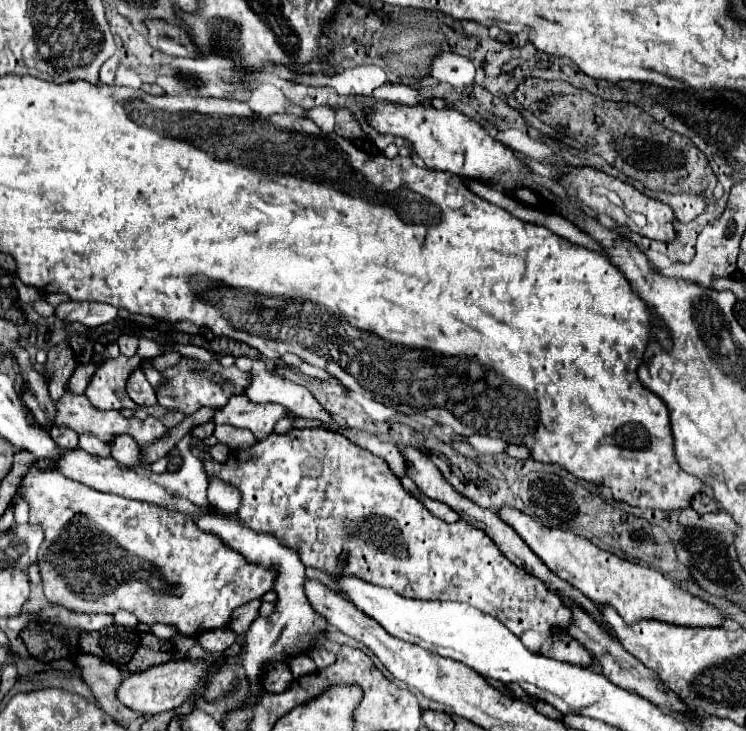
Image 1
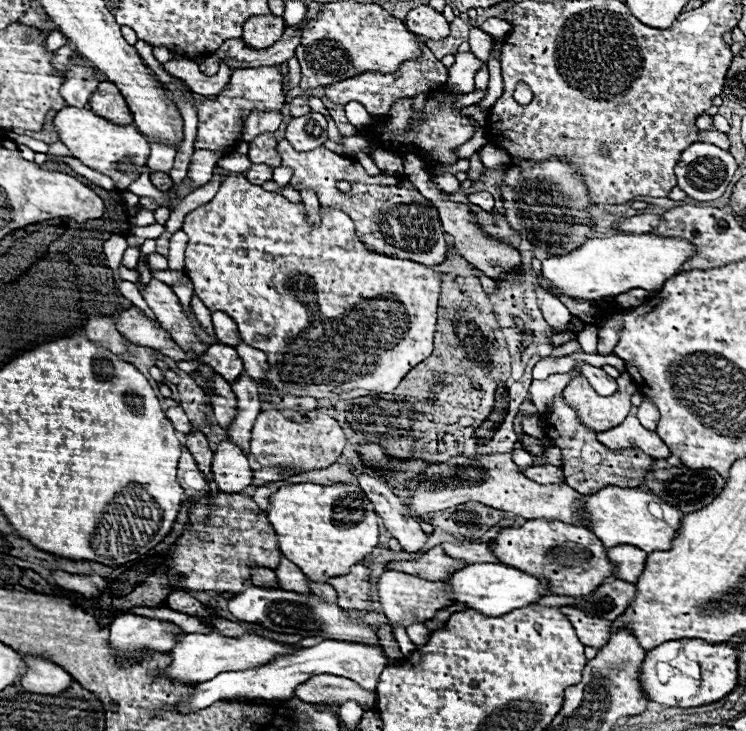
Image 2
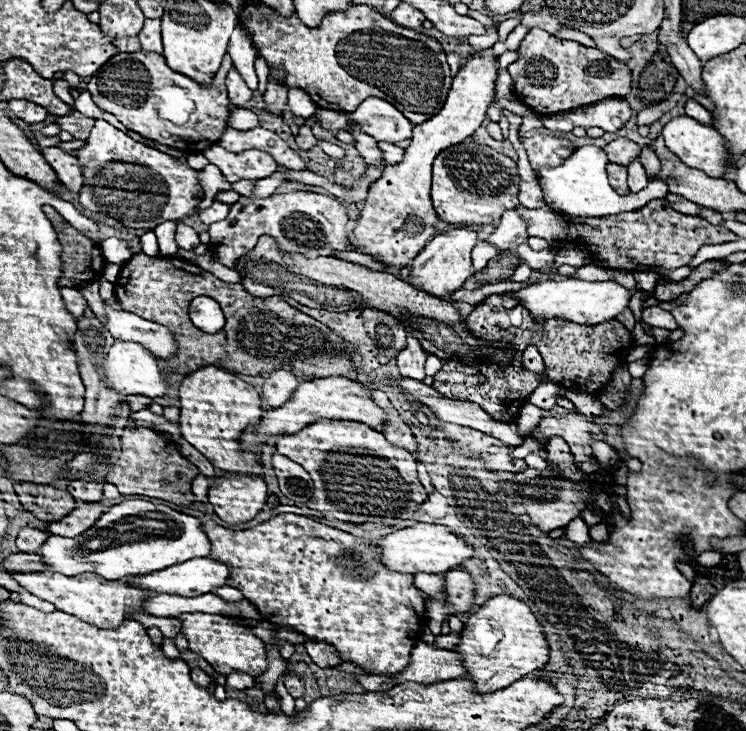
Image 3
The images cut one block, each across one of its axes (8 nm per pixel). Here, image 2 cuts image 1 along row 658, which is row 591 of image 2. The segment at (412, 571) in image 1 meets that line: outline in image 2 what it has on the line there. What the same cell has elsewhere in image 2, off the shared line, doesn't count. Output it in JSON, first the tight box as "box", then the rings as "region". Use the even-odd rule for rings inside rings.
{"box":[492,518,616,596],"region":[[[544,518],[528,520],[520,528],[504,528],[492,540],[492,548],[502,564],[516,566],[532,576],[546,576],[552,582],[552,590],[564,596],[586,596],[616,572],[616,566],[608,562],[608,550],[588,528]]]}

